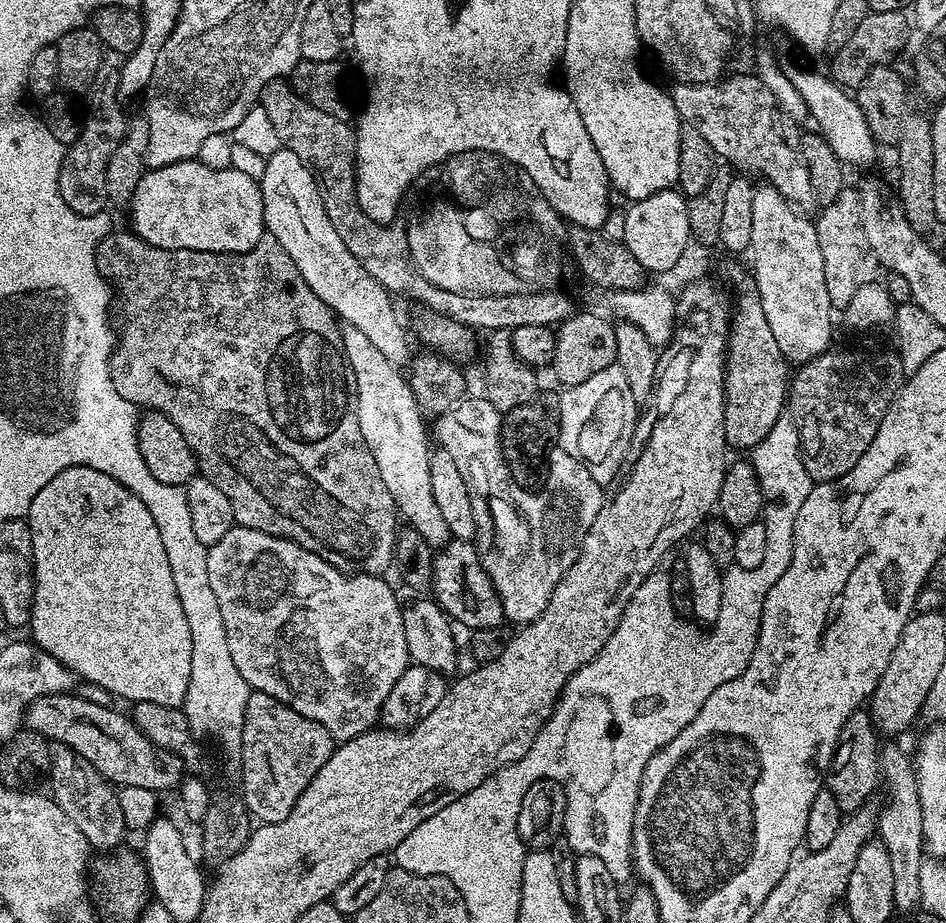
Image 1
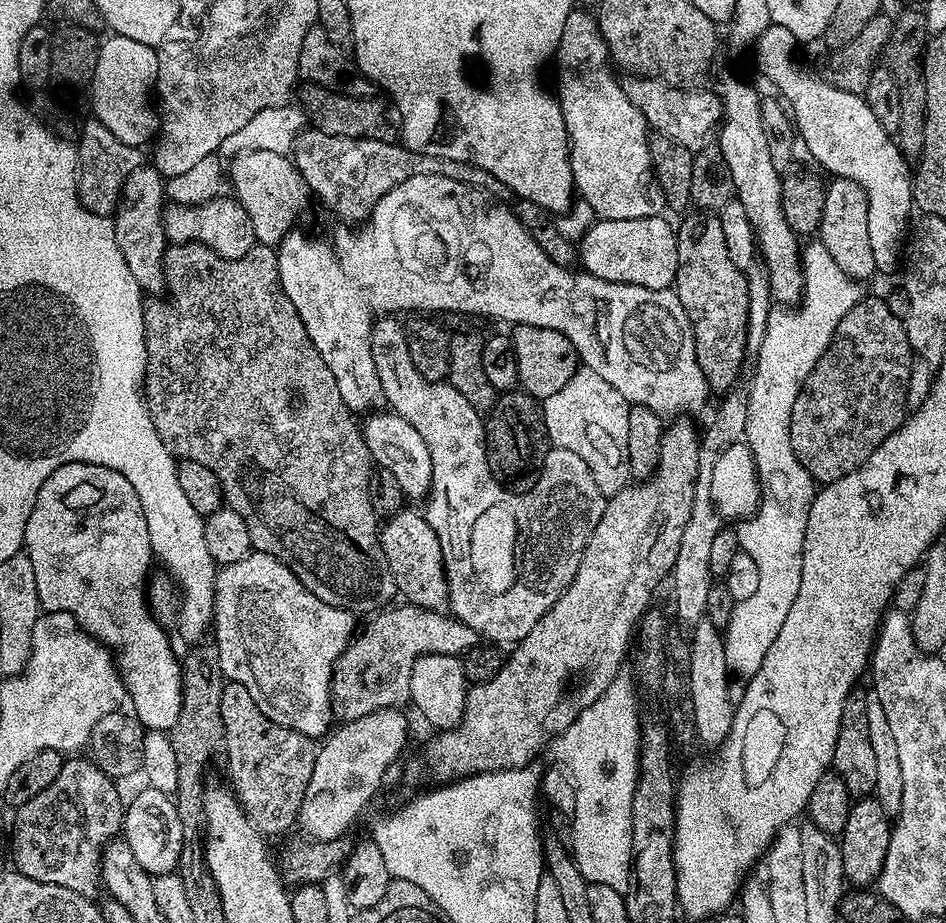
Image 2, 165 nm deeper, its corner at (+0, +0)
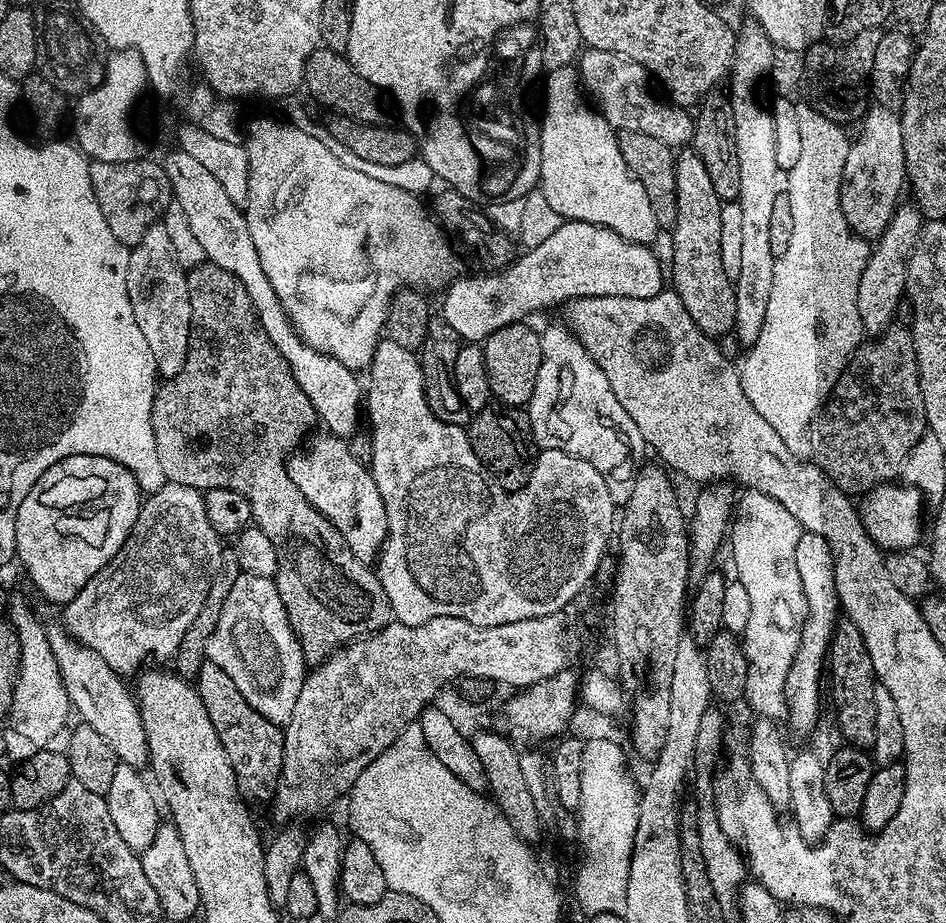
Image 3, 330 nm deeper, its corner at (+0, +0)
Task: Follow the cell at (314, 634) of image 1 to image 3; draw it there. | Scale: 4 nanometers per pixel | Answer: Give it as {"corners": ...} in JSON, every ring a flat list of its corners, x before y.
{"corners":[[244,572,234,582,234,590,230,590,222,606,218,626,214,626,214,634,206,641,206,656,234,678,242,698,262,718,281,726,290,722,294,702,302,694,306,661,273,577]]}

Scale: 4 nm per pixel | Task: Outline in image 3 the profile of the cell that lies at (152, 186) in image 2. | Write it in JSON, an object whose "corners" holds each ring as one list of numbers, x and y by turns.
{"corners":[[157,222,148,228,142,241,128,253,126,272,126,294,130,294,130,310,134,310,134,322,150,346,150,354,156,360,159,375,164,378,177,376,188,356,188,343,192,333,192,311,187,273,178,262,174,246,163,223]]}

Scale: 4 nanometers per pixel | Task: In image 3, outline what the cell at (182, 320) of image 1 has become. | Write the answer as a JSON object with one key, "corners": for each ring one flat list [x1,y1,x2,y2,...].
{"corners":[[207,262,200,264,187,273,187,278,188,289,190,290,190,310,192,311,192,333,188,343,188,356,184,359,184,365,179,374,157,387,156,397,152,403,154,442,158,446,158,459,162,462,162,474,165,481,170,484,181,484,182,486,190,486,201,490,229,488,238,494,242,494,242,498,246,498,246,502,252,504,252,519,255,527,260,528,262,534,266,534,266,538,270,538,270,542,274,542,274,550,276,551,276,575,274,577,276,589,286,606,292,628,300,638,300,649,304,652,305,661,312,666,321,664,336,649,343,648,345,644,357,638,363,638,373,632,379,632,381,628,385,628,393,619,392,607,388,605,388,599,382,590,380,579,376,577,375,571,365,561,358,559,354,554,350,554,350,546,344,541,342,534,338,534,338,530,334,530,334,526,330,521,314,506,310,506,310,502,306,502,302,490,298,490,298,486,294,482,290,482,286,467,288,458,301,447,305,437,315,429,312,427,317,426,318,417,309,398,299,388,298,382,288,371,288,364,284,361,283,355,279,353,279,350,275,348,273,342,260,327,260,321,257,319,255,307,250,300,250,294,246,292,242,282,238,282,238,278,234,278,234,274,222,270,217,264]]}

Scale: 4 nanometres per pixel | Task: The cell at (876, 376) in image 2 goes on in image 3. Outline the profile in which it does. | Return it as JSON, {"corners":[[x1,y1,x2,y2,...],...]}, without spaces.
{"corners":[[889,326,873,340,876,340,873,344,861,343,853,352,847,368,832,387,826,403,811,417,806,428,806,448,807,451,812,451,811,463,817,464,826,474,826,478,834,482,834,486,849,494,856,494,859,488,868,490,877,484,895,481,902,460,910,452,912,444,926,430,918,362,911,331,899,326]]}

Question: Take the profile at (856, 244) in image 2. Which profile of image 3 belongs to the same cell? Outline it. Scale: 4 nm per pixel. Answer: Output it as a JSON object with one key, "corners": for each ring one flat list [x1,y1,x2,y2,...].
{"corners":[[872,106,865,111,860,126,860,137,851,141,846,154,846,170,842,170,840,183,840,205,852,233,875,242,901,203,900,191,906,188,902,122,899,111]]}

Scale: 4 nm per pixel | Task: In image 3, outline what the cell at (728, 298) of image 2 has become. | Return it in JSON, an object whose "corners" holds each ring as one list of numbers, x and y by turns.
{"corners":[[680,150,675,153,676,161,676,225,670,230,672,236,672,272,670,268,670,284,678,294,682,306,686,306,686,314,694,318,694,326,702,330,702,334,713,338,721,338,733,331,736,326,736,290,734,281,726,278,726,270,722,270,722,218,720,206,722,201,714,194,714,185,710,182,710,174,691,150]]}

